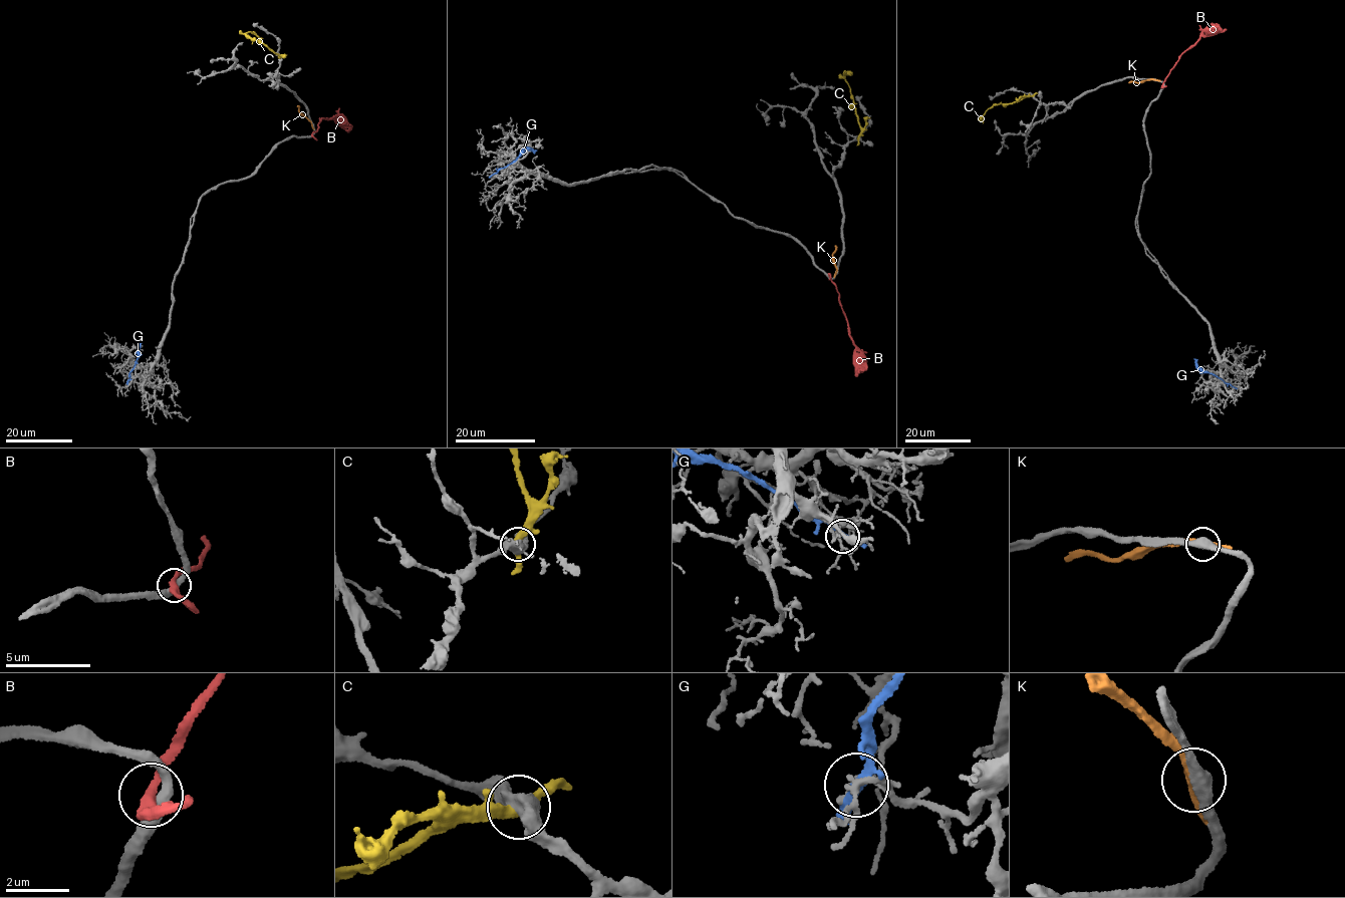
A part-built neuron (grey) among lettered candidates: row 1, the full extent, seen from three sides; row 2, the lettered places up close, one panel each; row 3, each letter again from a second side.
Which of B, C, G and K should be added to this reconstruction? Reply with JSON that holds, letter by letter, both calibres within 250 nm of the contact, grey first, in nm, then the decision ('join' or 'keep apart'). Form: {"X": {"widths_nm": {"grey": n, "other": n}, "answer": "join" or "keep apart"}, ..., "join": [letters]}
{"B": {"widths_nm": {"grey": 360, "other": 320}, "answer": "join"}, "C": {"widths_nm": {"grey": 500, "other": 380}, "answer": "keep apart"}, "G": {"widths_nm": {"grey": 130, "other": 240}, "answer": "keep apart"}, "K": {"widths_nm": {"grey": 440, "other": 260}, "answer": "keep apart"}, "join": ["B"]}

